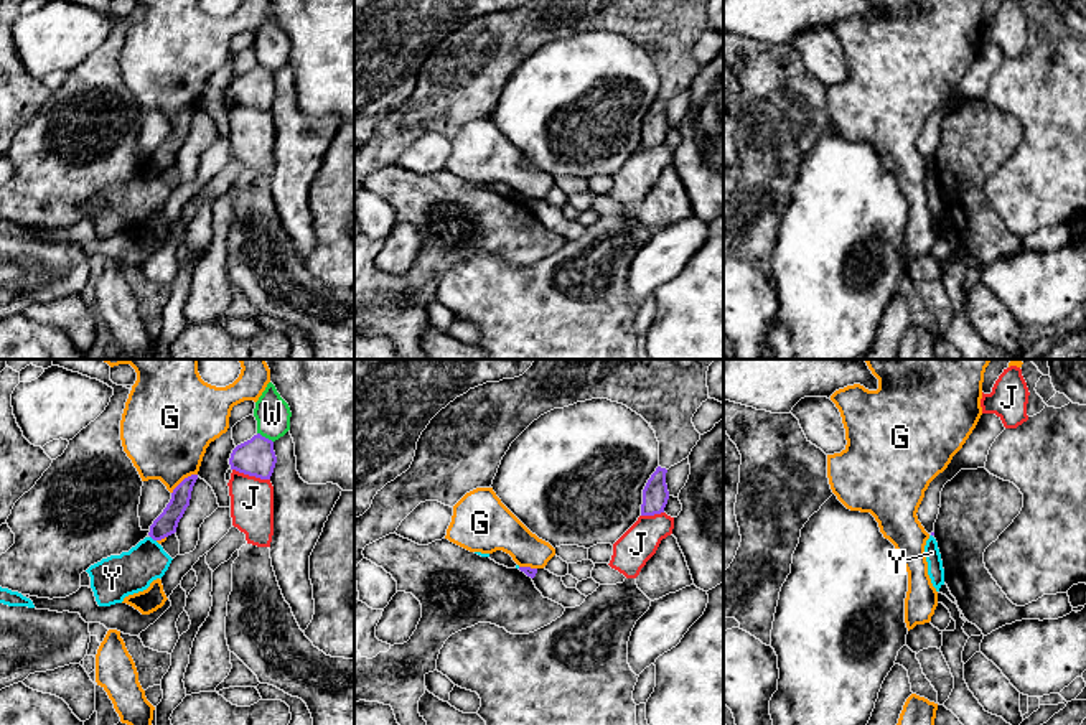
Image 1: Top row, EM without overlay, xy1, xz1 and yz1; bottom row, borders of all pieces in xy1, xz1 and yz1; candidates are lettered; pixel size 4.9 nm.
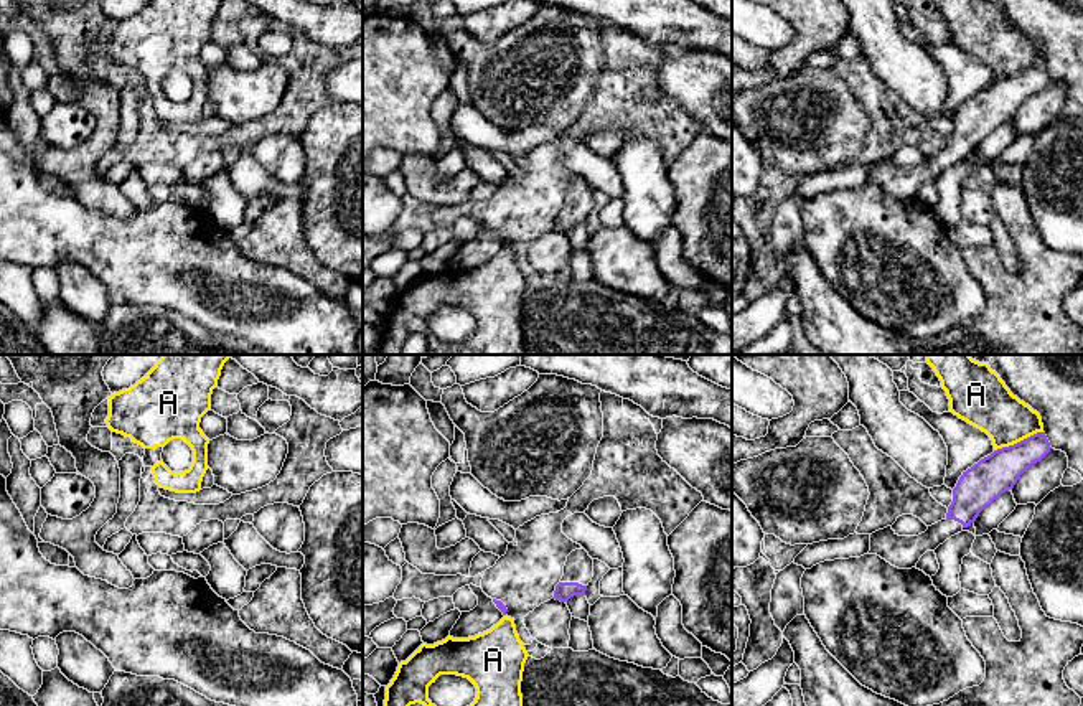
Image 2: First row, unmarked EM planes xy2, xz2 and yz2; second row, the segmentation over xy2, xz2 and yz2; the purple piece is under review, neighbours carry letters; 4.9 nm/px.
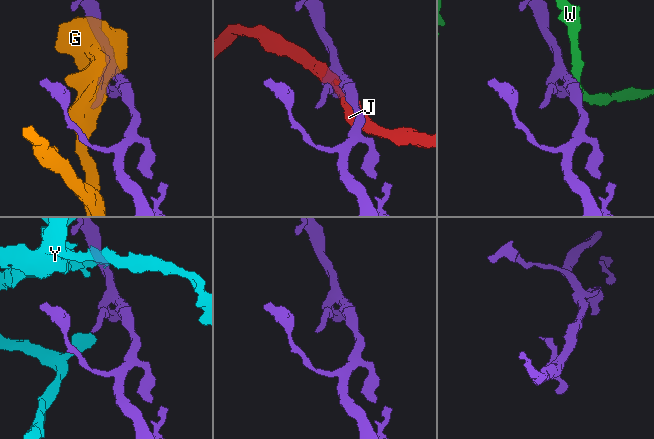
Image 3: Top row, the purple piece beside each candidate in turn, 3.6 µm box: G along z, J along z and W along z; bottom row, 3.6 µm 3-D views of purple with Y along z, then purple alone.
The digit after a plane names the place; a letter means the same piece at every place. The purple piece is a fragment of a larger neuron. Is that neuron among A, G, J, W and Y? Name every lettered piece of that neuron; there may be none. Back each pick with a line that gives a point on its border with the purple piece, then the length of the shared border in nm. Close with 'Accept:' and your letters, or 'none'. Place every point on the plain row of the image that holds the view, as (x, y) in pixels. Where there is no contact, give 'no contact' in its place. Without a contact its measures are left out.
Accept: none

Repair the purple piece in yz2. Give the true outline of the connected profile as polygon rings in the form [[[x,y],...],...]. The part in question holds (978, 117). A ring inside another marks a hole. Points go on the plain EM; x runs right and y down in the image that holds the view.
[[[1045,63],[994,81],[963,102],[953,119],[946,148],[918,167],[898,167],[892,157],[870,165],[870,181],[898,200],[912,200],[926,181],[935,181],[951,167],[976,152],[979,144],[1014,119],[1020,106],[1050,82]]]

